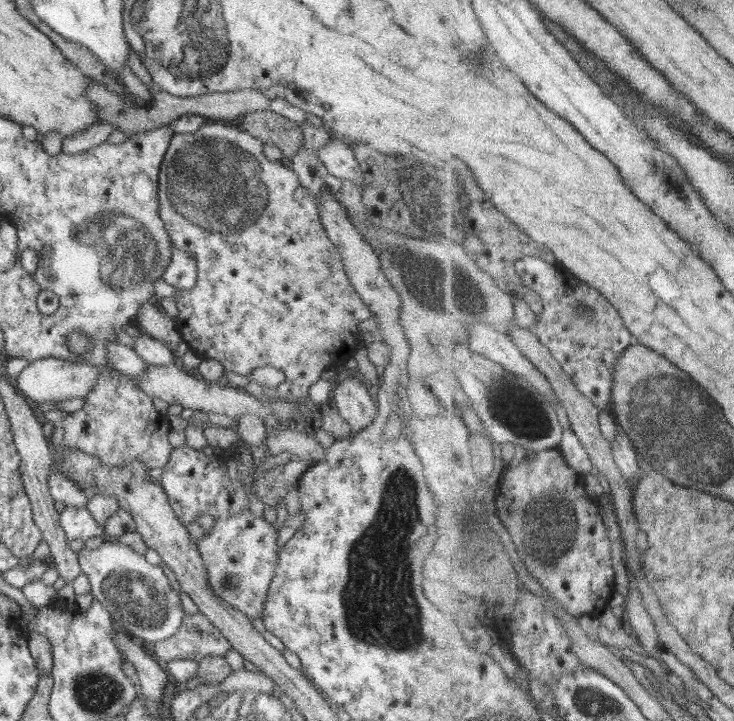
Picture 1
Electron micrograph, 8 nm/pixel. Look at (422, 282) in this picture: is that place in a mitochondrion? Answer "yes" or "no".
yes

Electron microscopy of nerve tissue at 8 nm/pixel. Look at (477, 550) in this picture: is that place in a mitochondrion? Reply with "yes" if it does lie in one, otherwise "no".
no

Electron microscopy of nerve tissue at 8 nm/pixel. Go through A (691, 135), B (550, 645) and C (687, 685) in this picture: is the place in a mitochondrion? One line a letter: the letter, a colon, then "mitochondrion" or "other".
A: other
B: other
C: other

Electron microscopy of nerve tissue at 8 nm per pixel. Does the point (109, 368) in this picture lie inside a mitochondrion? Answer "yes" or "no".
no

